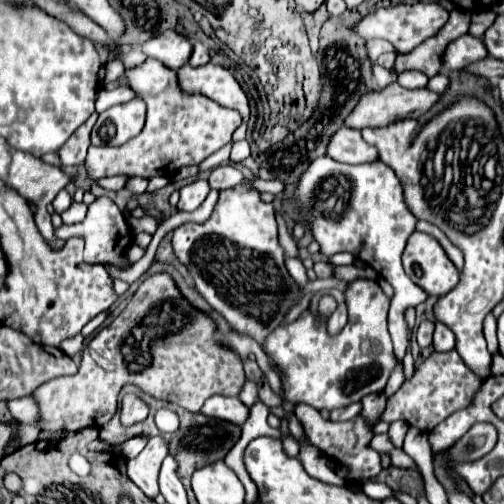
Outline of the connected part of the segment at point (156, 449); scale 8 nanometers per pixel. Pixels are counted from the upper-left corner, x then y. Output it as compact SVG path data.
M150 438L136 460L128 460L128 476L148 498L158 496L158 470L168 454L166 450L168 448L162 438Z

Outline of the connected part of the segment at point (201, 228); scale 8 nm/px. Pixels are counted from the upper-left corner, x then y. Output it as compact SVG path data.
M238 184L228 192L220 192L220 200L212 212L212 216L204 224L186 222L174 230L172 238L174 254L188 268L194 278L196 290L206 298L206 302L218 310L232 330L238 334L252 336L262 342L268 332L284 322L288 310L300 300L300 286L292 280L284 264L284 248L278 242L278 224L274 218L272 204L262 202L258 190L248 190Z

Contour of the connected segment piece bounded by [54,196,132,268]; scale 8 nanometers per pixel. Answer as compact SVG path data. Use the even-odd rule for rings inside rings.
M106 196L96 198L90 206L88 206L88 214L82 222L78 224L62 224L60 228L54 230L56 238L70 238L70 236L84 236L86 240L86 248L84 248L84 262L86 264L102 264L102 266L116 266L116 268L128 268L130 260L126 258L126 250L132 244L132 232L130 226L122 214L122 210Z

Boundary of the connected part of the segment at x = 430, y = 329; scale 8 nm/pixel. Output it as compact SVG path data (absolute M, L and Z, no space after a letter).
M424 320L416 330L416 340L418 340L420 348L426 348L426 346L432 344L432 334L434 334L434 322L432 320Z

